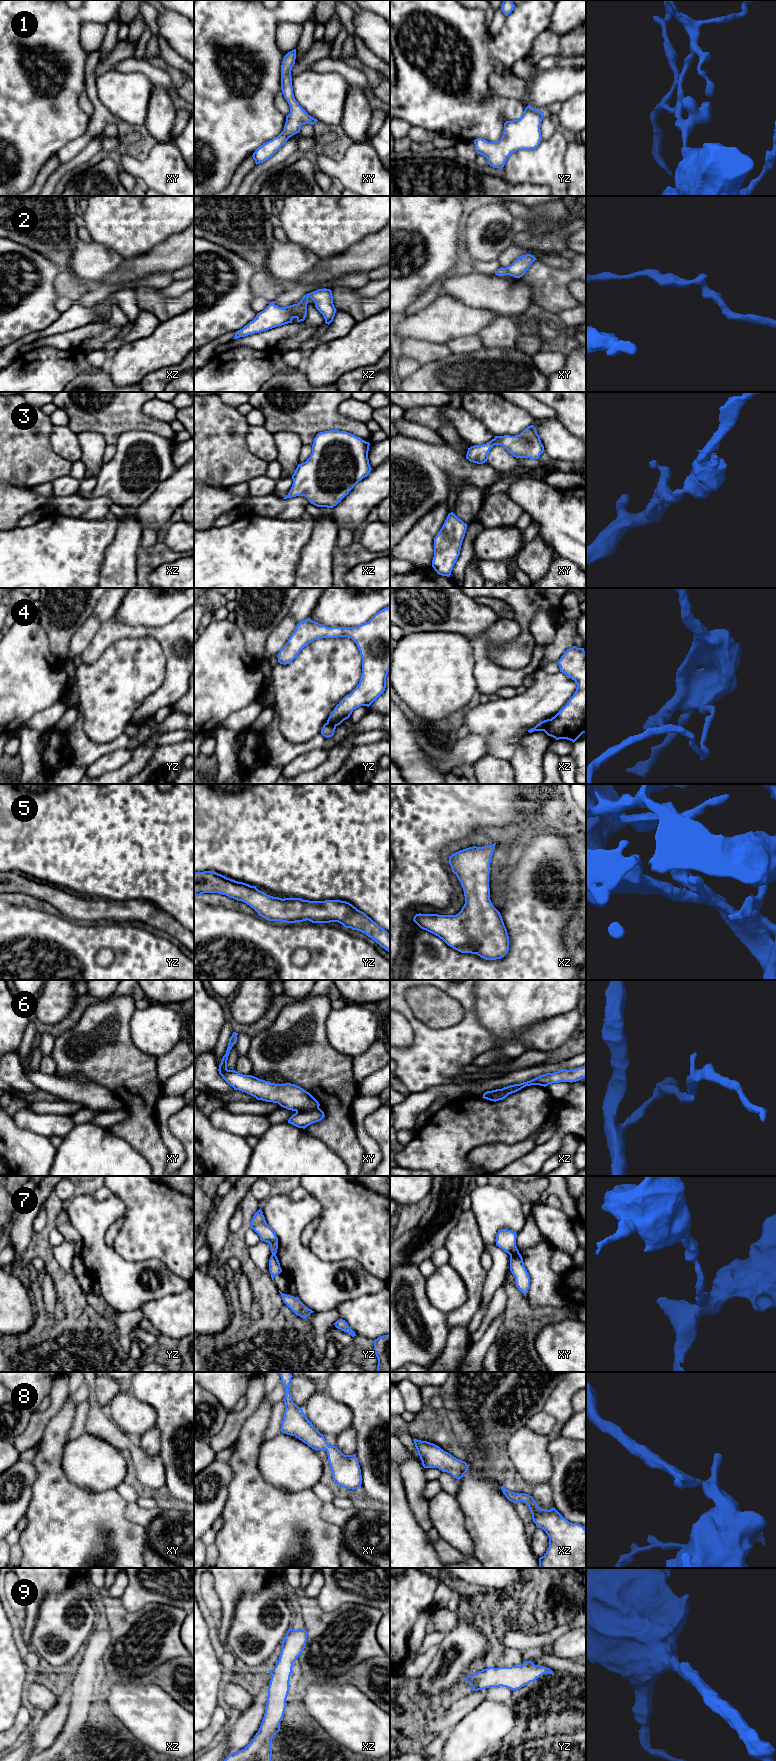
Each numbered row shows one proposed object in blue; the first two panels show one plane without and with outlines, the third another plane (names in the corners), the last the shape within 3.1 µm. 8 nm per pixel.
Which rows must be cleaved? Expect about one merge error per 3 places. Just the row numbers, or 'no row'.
4, 6, 7

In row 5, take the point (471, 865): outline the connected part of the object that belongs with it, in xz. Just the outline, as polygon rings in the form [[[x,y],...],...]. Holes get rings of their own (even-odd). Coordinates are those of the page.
[[[495,845],[483,847],[469,847],[460,850],[449,857],[449,864],[452,872],[457,876],[464,891],[465,904],[461,911],[456,915],[438,915],[438,914],[416,914],[413,921],[423,930],[426,930],[440,939],[442,939],[448,946],[461,953],[477,954],[486,960],[496,960],[503,958],[509,951],[509,936],[504,925],[500,912],[493,906],[490,900],[489,888],[489,873],[491,870],[490,863]]]

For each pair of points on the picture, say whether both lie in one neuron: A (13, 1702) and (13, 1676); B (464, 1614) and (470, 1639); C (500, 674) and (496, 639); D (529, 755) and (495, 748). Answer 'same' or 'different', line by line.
A: same
B: same
C: same
D: different

